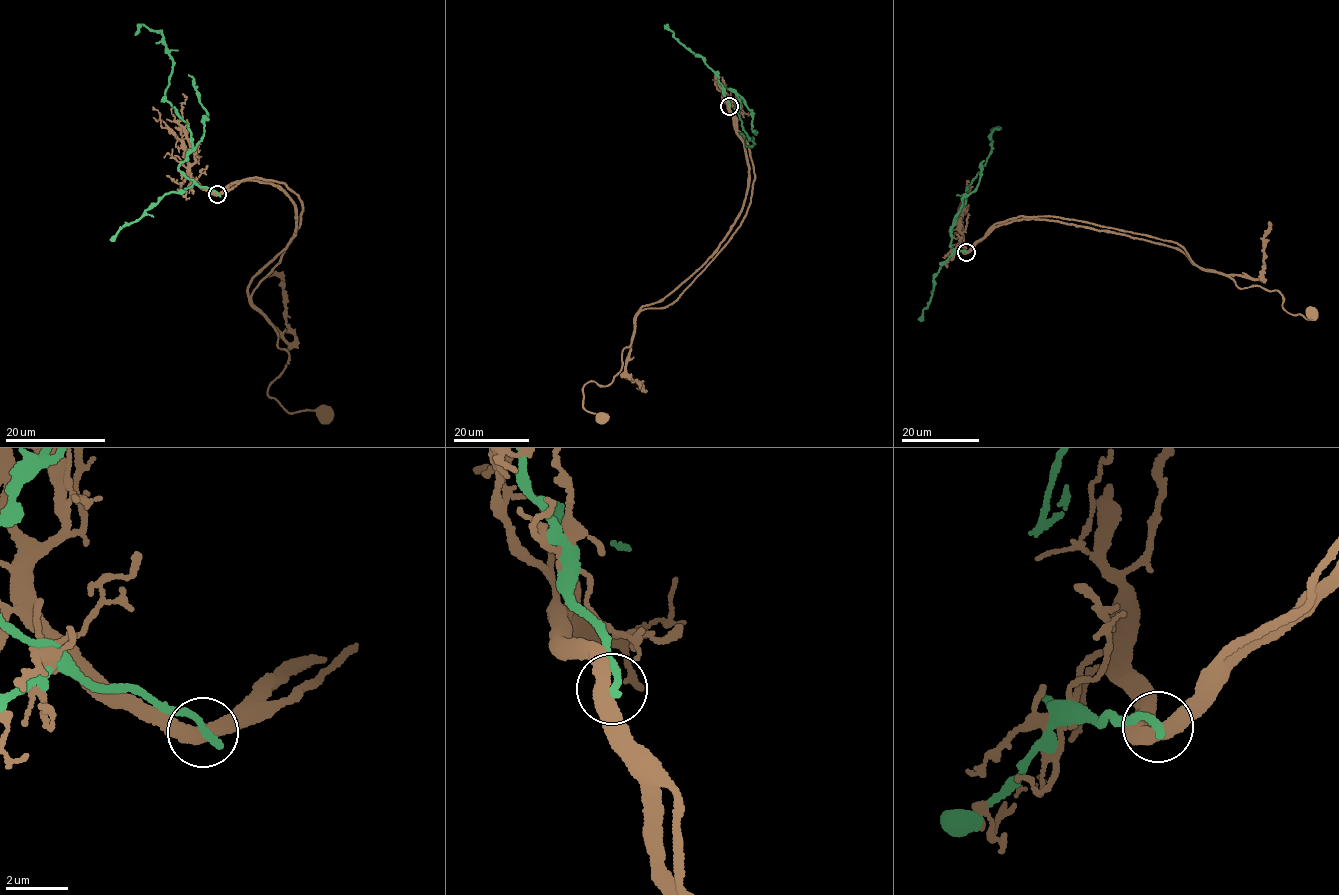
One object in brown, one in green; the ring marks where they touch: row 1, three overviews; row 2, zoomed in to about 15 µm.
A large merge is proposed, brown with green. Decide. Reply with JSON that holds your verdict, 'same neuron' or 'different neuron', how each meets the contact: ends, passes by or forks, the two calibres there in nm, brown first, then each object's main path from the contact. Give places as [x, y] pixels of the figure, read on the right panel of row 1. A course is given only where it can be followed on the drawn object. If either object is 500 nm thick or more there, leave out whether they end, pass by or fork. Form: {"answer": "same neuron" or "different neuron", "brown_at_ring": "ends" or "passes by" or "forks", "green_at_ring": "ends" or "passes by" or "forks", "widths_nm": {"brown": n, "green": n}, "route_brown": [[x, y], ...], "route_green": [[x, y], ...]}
{"answer": "different neuron", "brown_at_ring": "passes by", "green_at_ring": "ends", "widths_nm": {"brown": 480, "green": 300}, "route_brown": [[966, 252], [999, 225], [1055, 220], [1175, 247], [1241, 288], [1277, 290], [1292, 315], [1308, 319], [1310, 313]], "route_green": [[966, 251], [953, 250], [952, 230], [965, 191], [985, 163], [990, 133], [998, 127], [990, 138]]}

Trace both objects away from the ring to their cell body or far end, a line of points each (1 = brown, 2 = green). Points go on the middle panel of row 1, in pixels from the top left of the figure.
1: (728, 106), (749, 167), (743, 209), (702, 266), (642, 307), (610, 383), (583, 387), (583, 408), (603, 417)
2: (729, 105), (722, 83), (740, 99), (737, 109), (744, 130), (754, 140), (752, 145), (747, 146), (738, 132)

